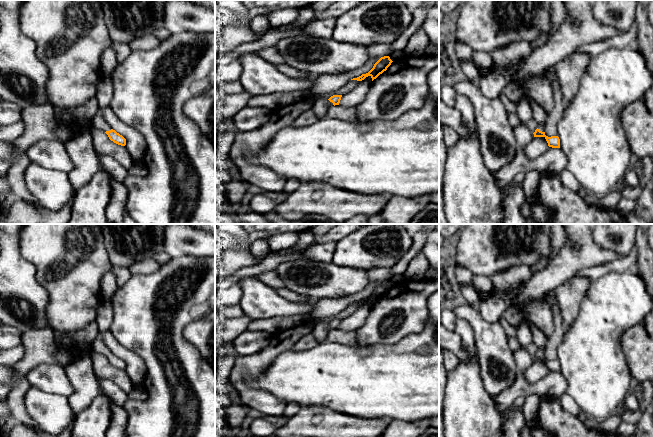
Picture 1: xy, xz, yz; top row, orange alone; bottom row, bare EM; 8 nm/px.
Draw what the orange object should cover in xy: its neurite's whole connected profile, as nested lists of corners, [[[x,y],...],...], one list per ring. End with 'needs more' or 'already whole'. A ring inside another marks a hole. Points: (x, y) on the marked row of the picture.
[[[102,73],[97,84],[97,92],[95,95],[98,101],[98,111],[92,119],[92,123],[94,128],[104,131],[111,141],[118,145],[125,146],[126,139],[109,126],[109,124],[104,120],[101,113],[101,110],[103,108],[110,106],[113,93],[114,87],[112,77],[110,75]]] | needs more

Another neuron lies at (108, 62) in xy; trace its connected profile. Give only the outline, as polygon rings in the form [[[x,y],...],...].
[[[110,45],[107,47],[100,57],[100,70],[106,75],[112,75],[114,69],[117,67],[117,59],[115,50]]]

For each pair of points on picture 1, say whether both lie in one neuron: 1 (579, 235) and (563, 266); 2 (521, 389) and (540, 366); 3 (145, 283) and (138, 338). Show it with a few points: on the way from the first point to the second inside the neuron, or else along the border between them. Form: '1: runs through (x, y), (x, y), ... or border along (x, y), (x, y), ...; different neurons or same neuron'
1: runs through (579, 243), (576, 253), (571, 258); same neuron
2: border along (549, 371), (534, 383), (530, 383), (523, 374); different neurons
3: runs through (145, 297), (145, 324); same neuron

